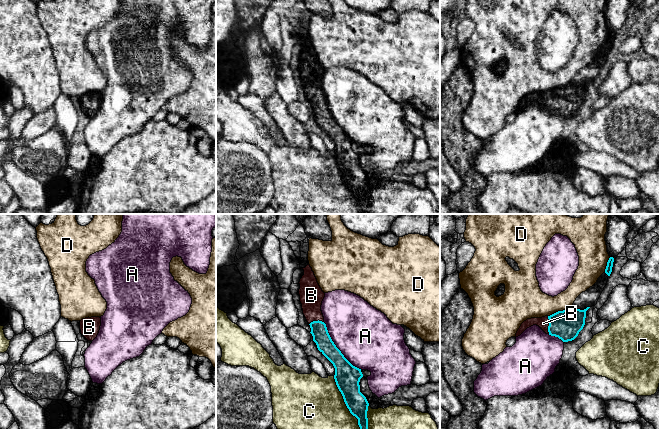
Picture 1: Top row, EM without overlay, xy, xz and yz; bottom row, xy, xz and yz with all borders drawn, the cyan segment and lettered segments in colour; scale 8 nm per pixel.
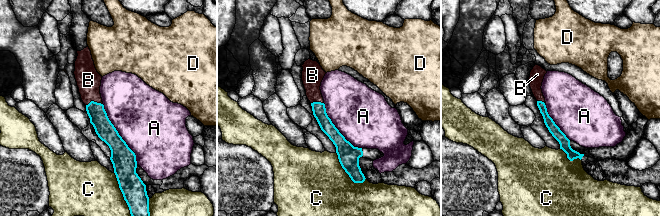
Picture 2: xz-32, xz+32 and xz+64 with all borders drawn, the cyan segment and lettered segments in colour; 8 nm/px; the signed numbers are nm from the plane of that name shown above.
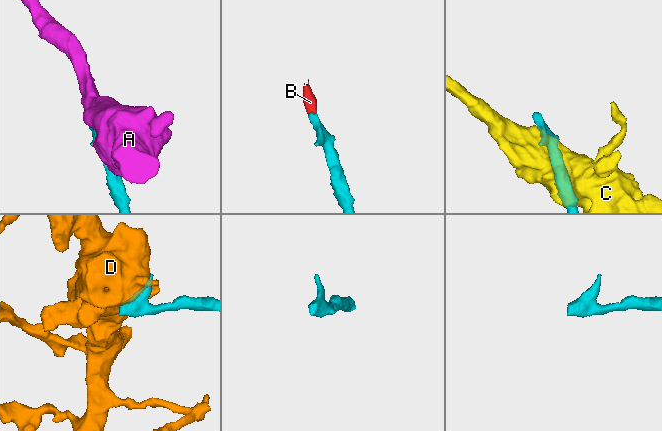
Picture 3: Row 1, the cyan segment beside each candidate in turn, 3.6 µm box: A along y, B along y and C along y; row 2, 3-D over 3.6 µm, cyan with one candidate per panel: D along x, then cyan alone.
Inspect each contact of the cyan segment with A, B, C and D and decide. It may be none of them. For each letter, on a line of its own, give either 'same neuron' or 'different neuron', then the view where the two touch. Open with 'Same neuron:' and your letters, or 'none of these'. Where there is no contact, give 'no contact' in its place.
Same neuron: B
A: different neuron; contact in xz
B: same neuron; contact in yz
C: different neuron; contact in xz
D: different neuron; contact in yz

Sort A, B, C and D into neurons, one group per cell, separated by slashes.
A / B / C / D

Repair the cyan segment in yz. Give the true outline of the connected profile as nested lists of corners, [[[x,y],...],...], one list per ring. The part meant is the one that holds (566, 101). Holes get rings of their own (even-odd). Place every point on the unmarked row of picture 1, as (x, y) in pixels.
[[[573,81],[563,87],[558,87],[550,92],[545,92],[542,94],[531,94],[524,97],[520,104],[518,105],[516,112],[520,112],[527,104],[537,101],[539,102],[546,110],[551,112],[558,113],[563,118],[568,118],[574,116],[579,108],[583,105],[585,101],[586,87],[590,83],[587,83],[584,86],[576,85]]]

